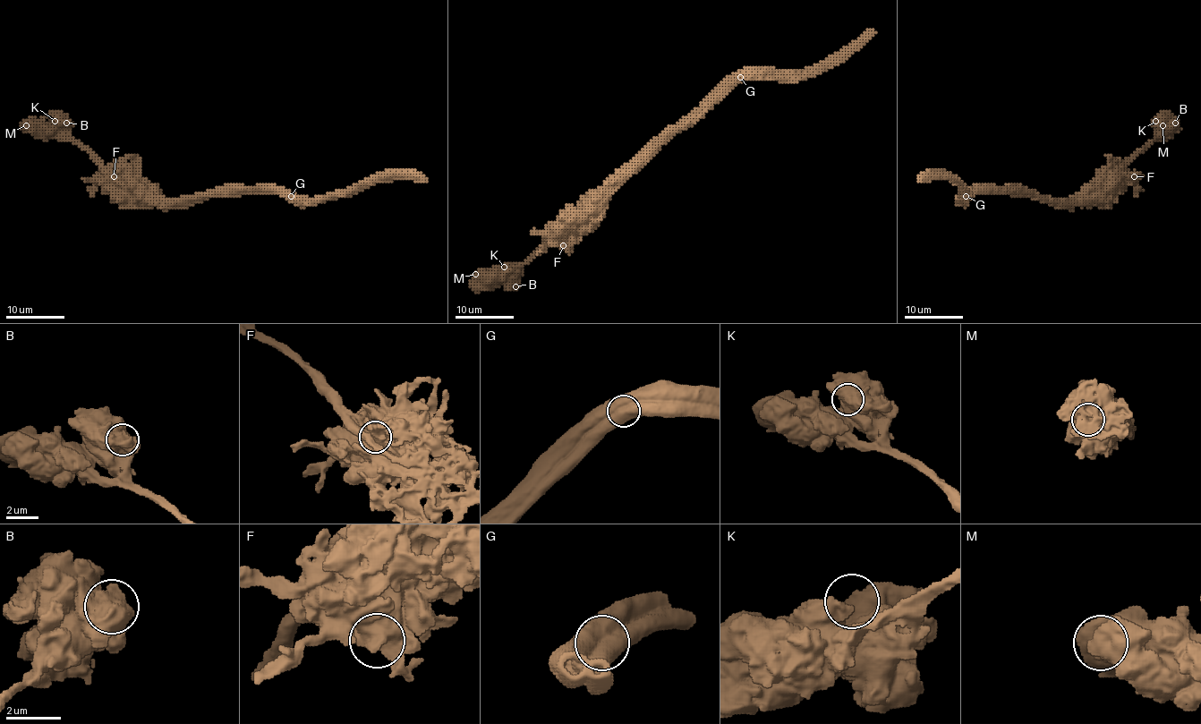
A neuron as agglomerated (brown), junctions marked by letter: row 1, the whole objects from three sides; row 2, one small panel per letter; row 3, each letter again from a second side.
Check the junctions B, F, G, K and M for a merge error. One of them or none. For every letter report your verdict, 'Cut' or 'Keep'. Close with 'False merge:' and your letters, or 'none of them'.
B: Keep
F: Keep
G: Cut
K: Keep
M: Keep
False merge: G

